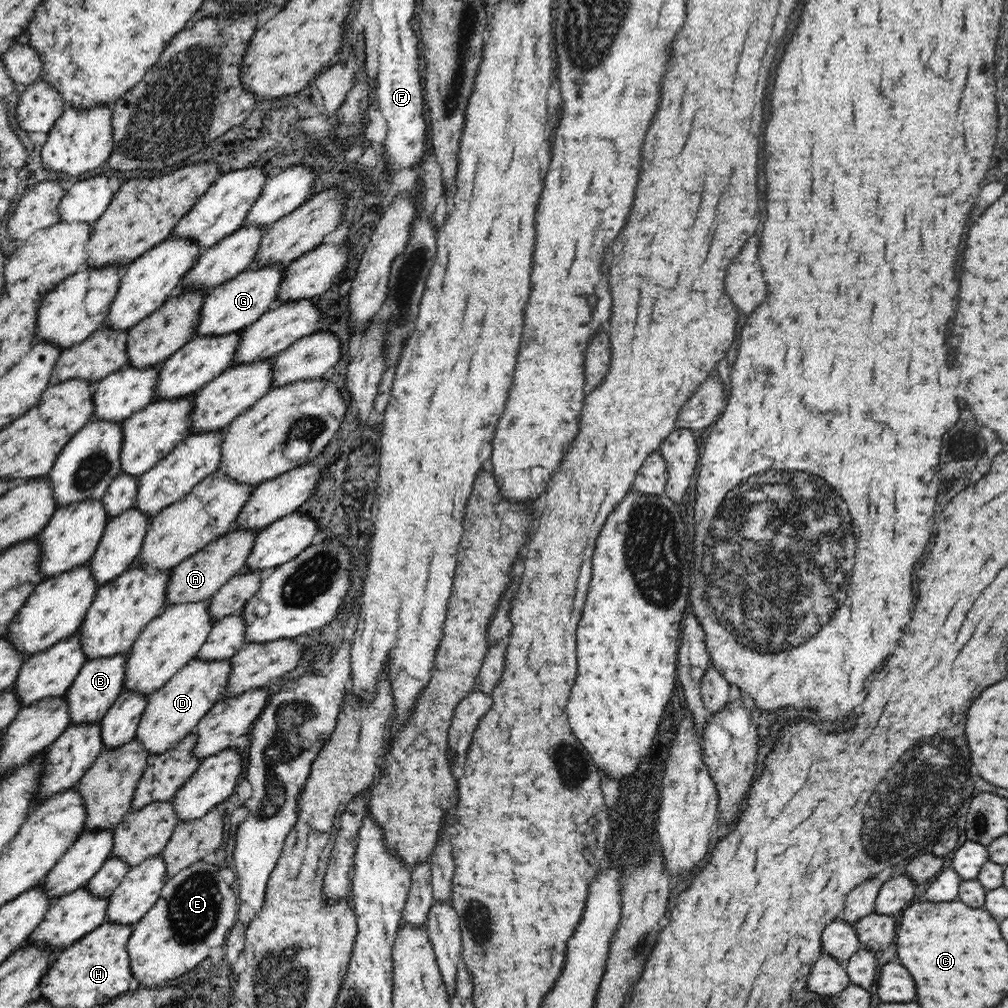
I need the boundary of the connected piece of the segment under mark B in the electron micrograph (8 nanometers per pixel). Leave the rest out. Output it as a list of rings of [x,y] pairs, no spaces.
[[[128,652],[87,660],[65,695],[70,705],[72,723],[91,723],[100,721],[106,716],[106,712],[124,690],[126,666],[128,666]]]

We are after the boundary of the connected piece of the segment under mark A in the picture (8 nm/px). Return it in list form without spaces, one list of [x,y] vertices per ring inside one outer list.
[[[232,528],[210,541],[204,548],[184,559],[173,568],[168,584],[168,604],[208,600],[235,574],[246,569],[246,562],[254,544],[258,530]]]

